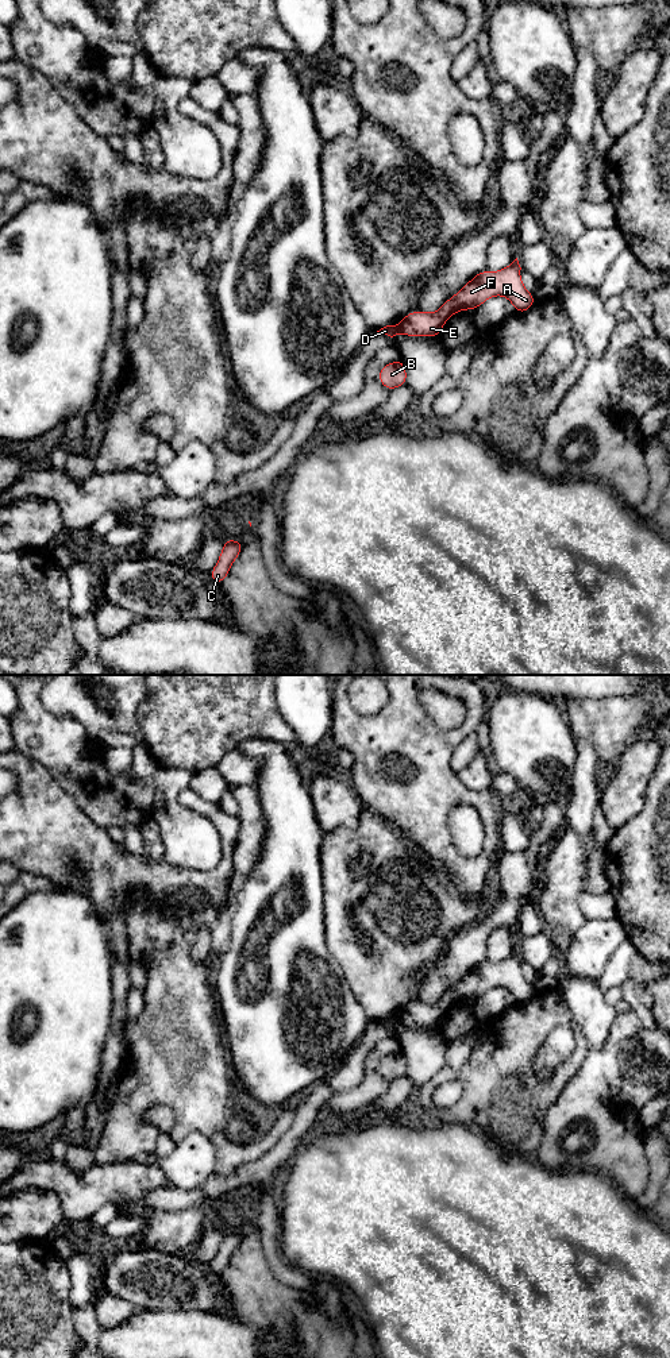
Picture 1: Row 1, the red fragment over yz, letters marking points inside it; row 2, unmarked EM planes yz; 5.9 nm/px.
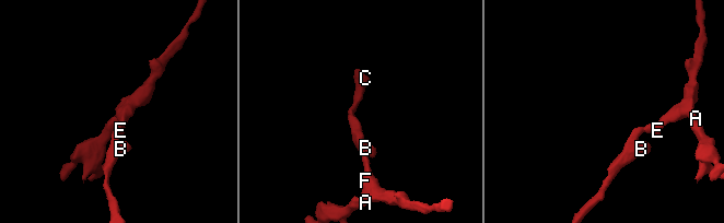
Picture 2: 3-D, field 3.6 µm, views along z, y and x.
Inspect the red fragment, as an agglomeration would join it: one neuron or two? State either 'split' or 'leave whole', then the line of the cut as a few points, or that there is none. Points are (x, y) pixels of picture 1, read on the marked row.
split; cut yz (397, 327), (399, 332)

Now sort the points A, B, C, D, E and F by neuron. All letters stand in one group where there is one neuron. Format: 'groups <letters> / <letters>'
groups A E F / B C D

